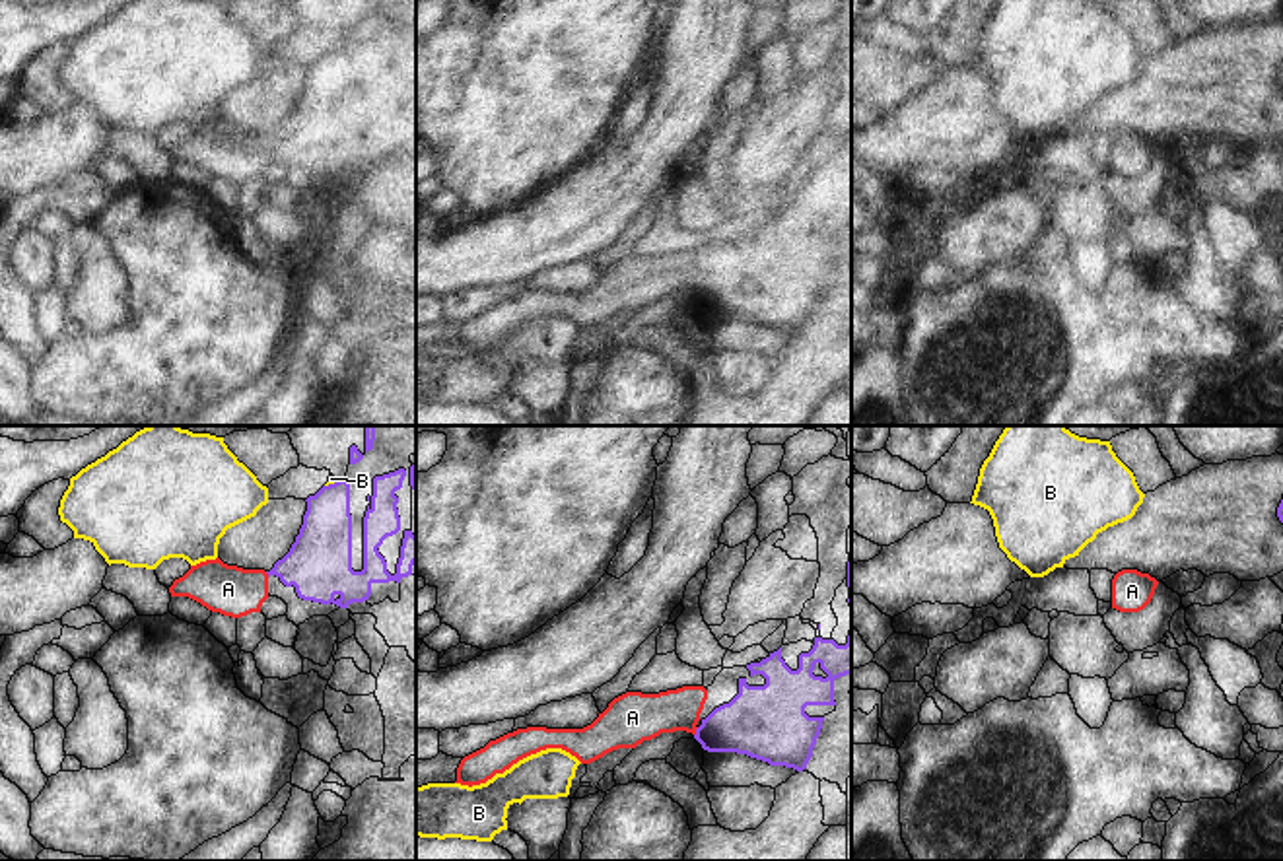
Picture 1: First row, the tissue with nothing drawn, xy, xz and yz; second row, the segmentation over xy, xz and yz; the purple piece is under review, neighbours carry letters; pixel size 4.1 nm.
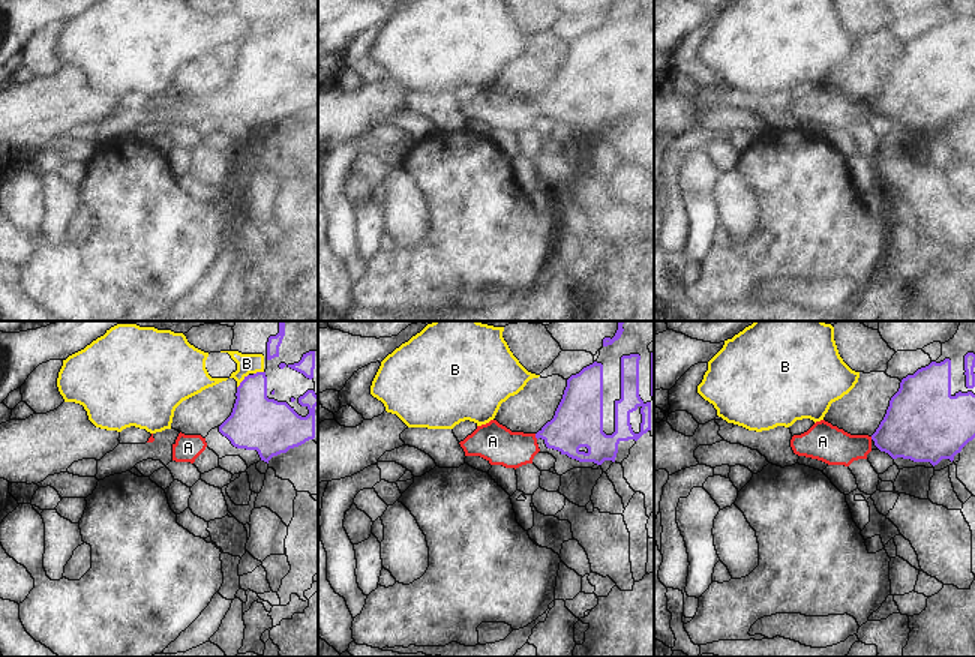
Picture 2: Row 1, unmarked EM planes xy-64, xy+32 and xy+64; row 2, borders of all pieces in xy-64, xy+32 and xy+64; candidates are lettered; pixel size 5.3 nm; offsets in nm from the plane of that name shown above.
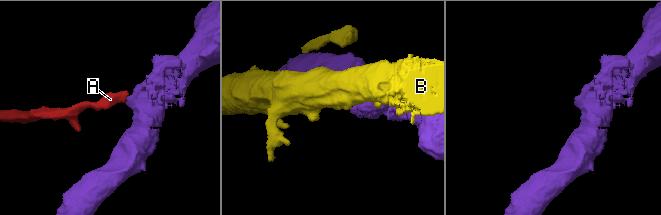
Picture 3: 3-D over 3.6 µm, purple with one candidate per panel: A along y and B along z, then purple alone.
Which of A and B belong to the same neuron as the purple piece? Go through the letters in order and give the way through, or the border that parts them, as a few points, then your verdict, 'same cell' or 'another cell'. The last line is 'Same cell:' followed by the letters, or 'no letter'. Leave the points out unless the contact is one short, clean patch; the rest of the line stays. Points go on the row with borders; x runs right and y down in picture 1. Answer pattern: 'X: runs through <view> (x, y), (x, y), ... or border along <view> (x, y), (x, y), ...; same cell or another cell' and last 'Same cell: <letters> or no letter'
A: runs through xz (755, 722), (722, 731), (696, 731), (683, 718), (638, 718); same cell
B: another cell
Same cell: A

